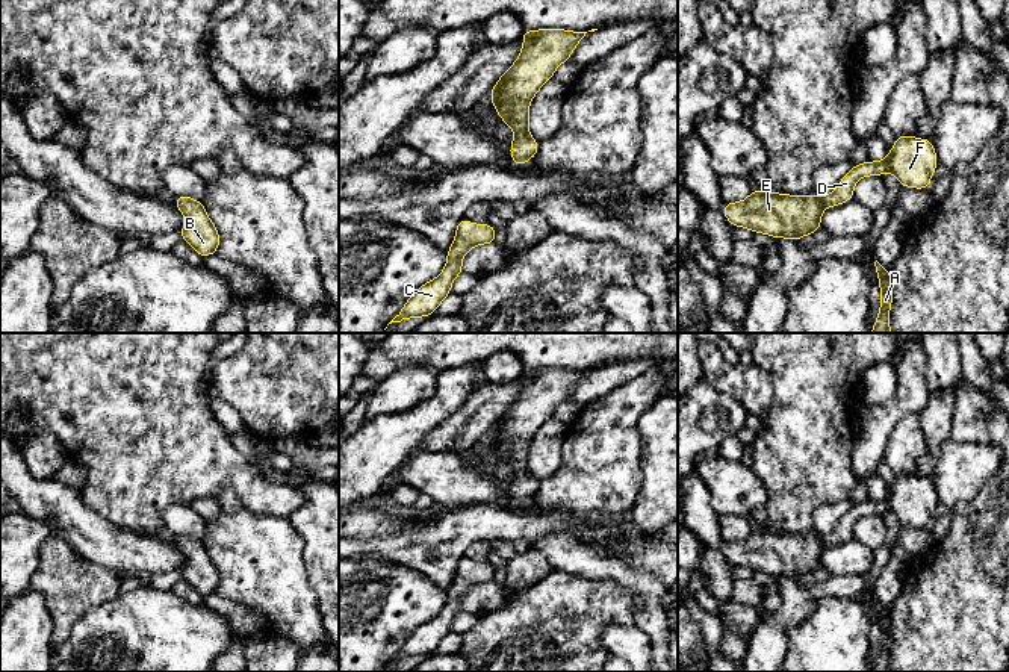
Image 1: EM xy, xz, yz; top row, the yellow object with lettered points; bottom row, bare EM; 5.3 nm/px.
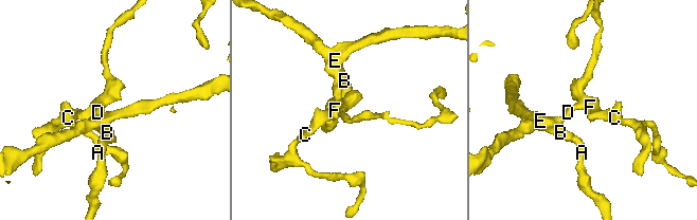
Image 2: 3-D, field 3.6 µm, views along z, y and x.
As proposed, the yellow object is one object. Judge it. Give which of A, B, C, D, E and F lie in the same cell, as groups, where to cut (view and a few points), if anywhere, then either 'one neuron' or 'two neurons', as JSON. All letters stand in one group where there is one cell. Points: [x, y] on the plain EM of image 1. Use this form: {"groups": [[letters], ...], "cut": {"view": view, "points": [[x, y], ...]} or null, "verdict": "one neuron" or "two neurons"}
{"groups": [["A", "B", "C", "D", "E", "F"]], "cut": null, "verdict": "one neuron"}

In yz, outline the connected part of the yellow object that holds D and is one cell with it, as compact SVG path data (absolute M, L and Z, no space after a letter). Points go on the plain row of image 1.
M897 474L894 486L882 501L855 504L829 534L785 534L753 528L744 540L725 542L723 552L734 566L797 580L821 568L824 546L852 539L853 525L861 516L891 510L900 525L927 528L936 502L932 478Z

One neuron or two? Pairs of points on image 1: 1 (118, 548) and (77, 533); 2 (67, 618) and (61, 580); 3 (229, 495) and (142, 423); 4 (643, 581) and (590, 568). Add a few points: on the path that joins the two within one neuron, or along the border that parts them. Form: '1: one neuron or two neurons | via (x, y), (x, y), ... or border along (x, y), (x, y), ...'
1: one neuron | via (108, 545), (88, 533)
2: one neuron | via (67, 609), (67, 589)
3: two neurons | border along (215, 497), (224, 488), (229, 488), (253, 510)
4: one neuron | via (630, 577), (604, 568)

